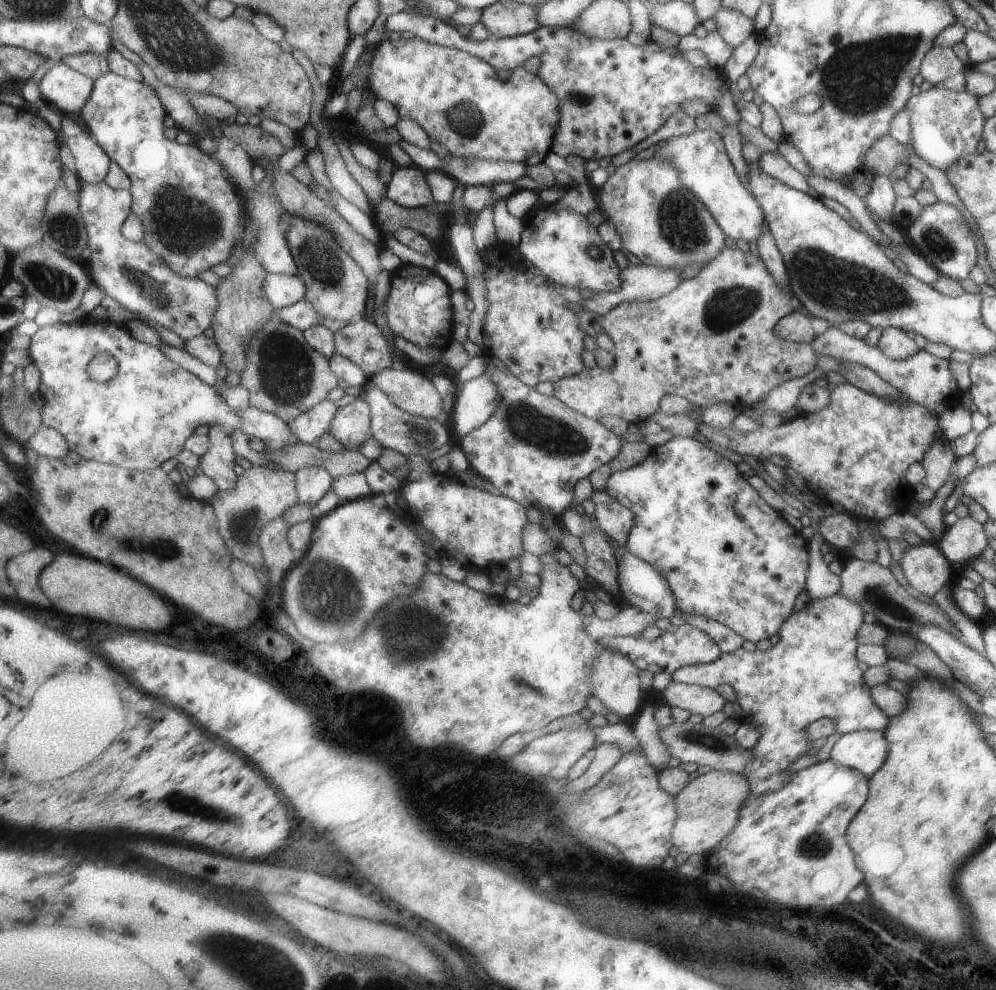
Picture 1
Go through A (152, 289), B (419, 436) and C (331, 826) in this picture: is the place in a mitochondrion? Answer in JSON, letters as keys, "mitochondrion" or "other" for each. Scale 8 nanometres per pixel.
{"A":"mitochondrion","B":"mitochondrion","C":"mitochondrion"}

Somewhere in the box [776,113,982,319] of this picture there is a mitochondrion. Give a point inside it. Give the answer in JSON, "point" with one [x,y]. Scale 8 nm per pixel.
{"point":[936,244]}

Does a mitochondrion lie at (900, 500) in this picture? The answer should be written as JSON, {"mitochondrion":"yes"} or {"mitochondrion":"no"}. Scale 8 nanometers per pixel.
{"mitochondrion":"yes"}

